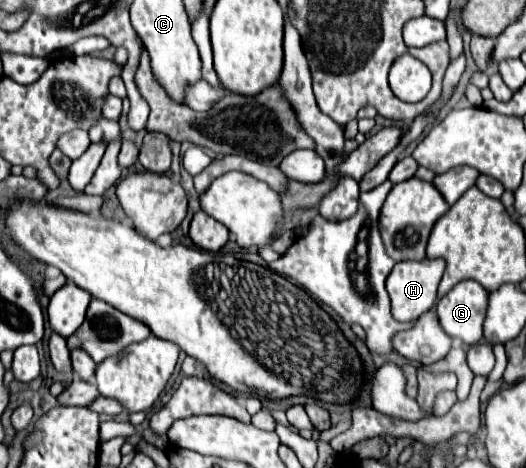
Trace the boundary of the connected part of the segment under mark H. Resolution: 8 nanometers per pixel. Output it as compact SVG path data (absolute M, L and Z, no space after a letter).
M422 259L422 261L400 261L394 265L386 279L386 291L392 301L392 315L398 321L414 321L436 303L438 283L444 275L444 259Z

